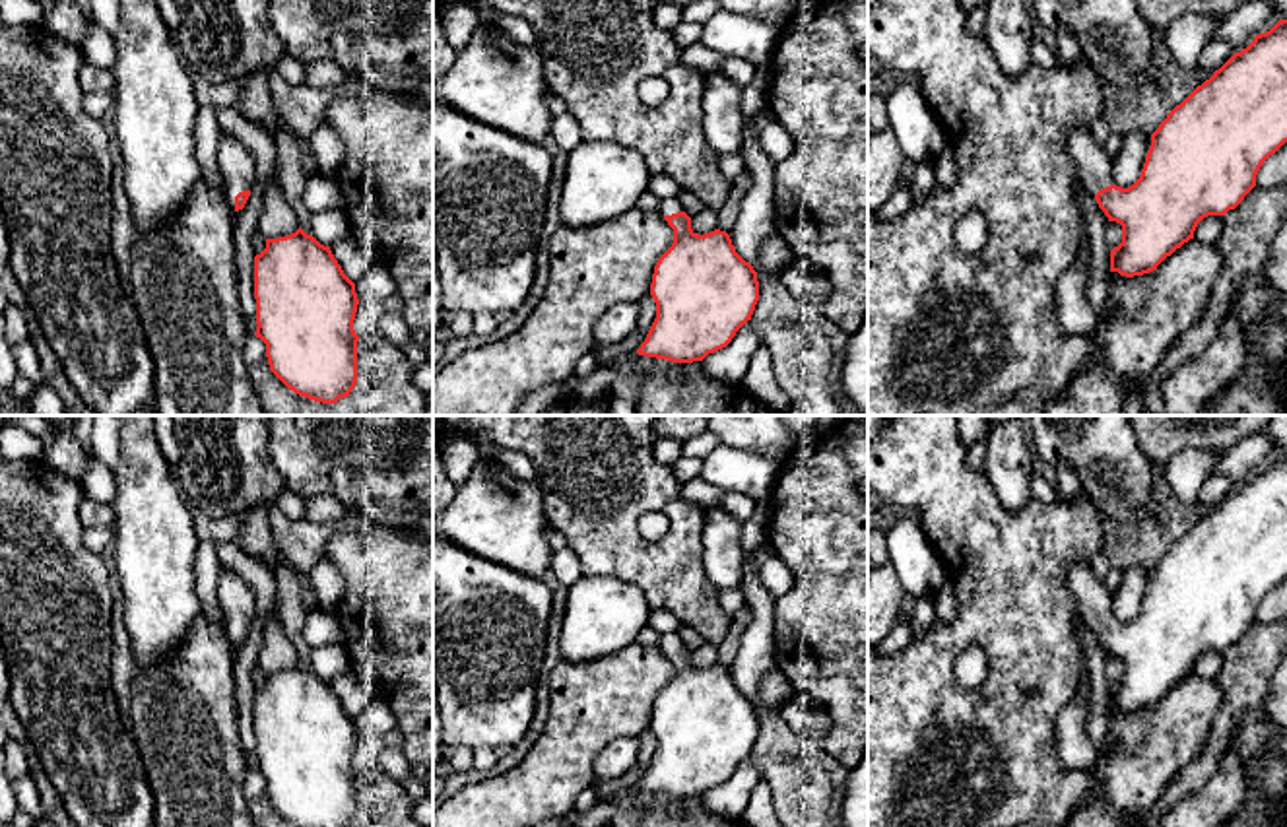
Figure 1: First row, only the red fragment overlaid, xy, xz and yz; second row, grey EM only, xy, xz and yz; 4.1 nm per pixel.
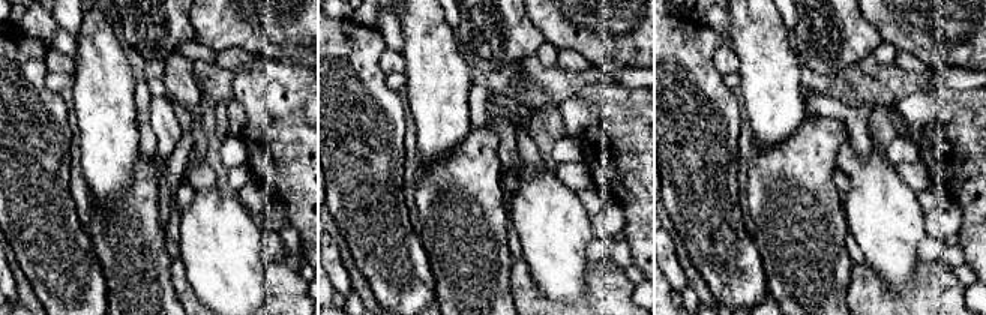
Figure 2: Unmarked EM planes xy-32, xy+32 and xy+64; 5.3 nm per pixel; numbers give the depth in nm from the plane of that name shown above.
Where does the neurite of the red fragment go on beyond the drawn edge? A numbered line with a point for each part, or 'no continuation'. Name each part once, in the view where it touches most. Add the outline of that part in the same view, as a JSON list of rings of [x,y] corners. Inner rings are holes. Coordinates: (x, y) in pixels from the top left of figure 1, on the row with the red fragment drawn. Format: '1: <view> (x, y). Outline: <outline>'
1: xy (235, 162). Outline: [[[221,132],[217,148],[219,171],[223,175],[225,196],[235,210],[235,196],[252,190],[256,165],[250,151],[231,132]]]

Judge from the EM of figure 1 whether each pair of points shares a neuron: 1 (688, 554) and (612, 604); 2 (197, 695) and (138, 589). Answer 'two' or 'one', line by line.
1: two
2: two

